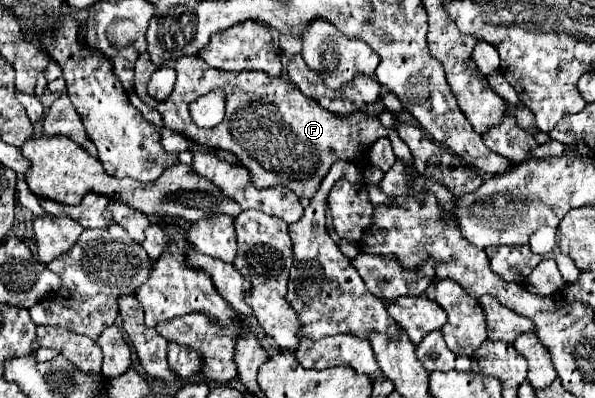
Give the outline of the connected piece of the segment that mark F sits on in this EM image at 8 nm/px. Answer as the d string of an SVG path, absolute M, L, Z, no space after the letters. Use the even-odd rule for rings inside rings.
M143 53L137 59L137 63L135 63L135 93L139 95L139 99L143 103L147 103L151 109L157 109L161 113L161 117L163 117L165 127L169 127L171 131L177 131L177 133L185 135L189 141L193 141L193 143L197 143L201 147L207 147L209 151L215 151L219 147L223 151L229 151L229 153L237 155L237 159L249 169L251 181L253 181L253 185L257 189L283 185L283 187L289 187L297 197L309 197L311 199L335 161L339 161L339 159L349 161L349 163L353 161L363 171L365 169L363 167L363 157L367 155L369 147L377 139L387 137L387 131L379 123L377 115L371 115L367 111L359 111L359 113L341 117L337 113L325 111L317 101L305 97L301 91L297 91L297 87L293 87L293 83L289 83L283 77L271 77L265 71L251 71L251 69L245 69L245 71L213 69L213 67L205 65L203 59L199 59L197 55L195 57L193 55L179 57L179 59L173 59L173 61L167 61L167 63L169 63L169 67L173 67L177 71L177 81L175 81L173 93L167 99L159 101L159 99L155 99L155 97L151 97L147 93L147 83L151 79L151 73L155 71L155 67L151 65L149 55ZM213 89L223 89L223 93L225 93L225 107L227 107L225 119L223 119L223 123L219 123L213 129L199 129L191 121L187 105L189 105L189 101L195 101L197 97L201 97L201 95L205 95L205 93L209 93Z

